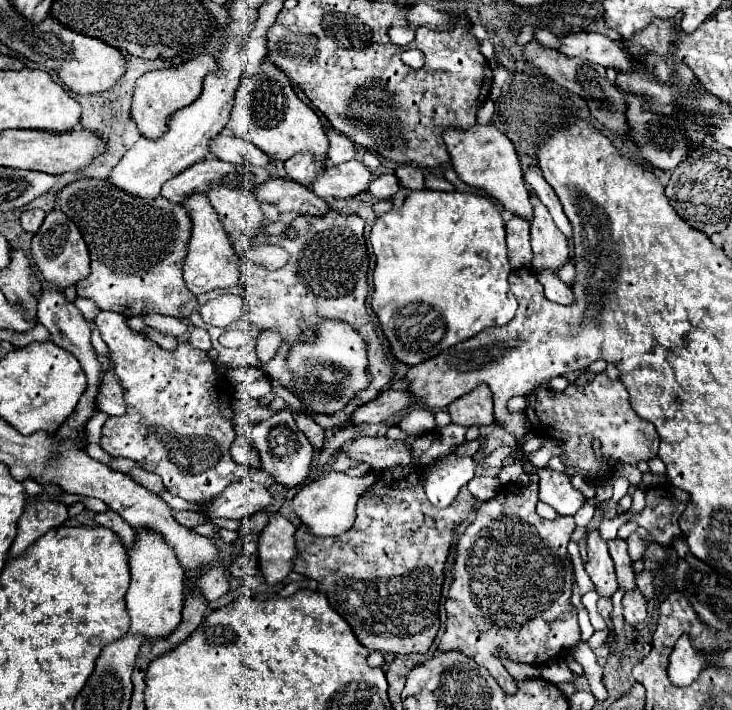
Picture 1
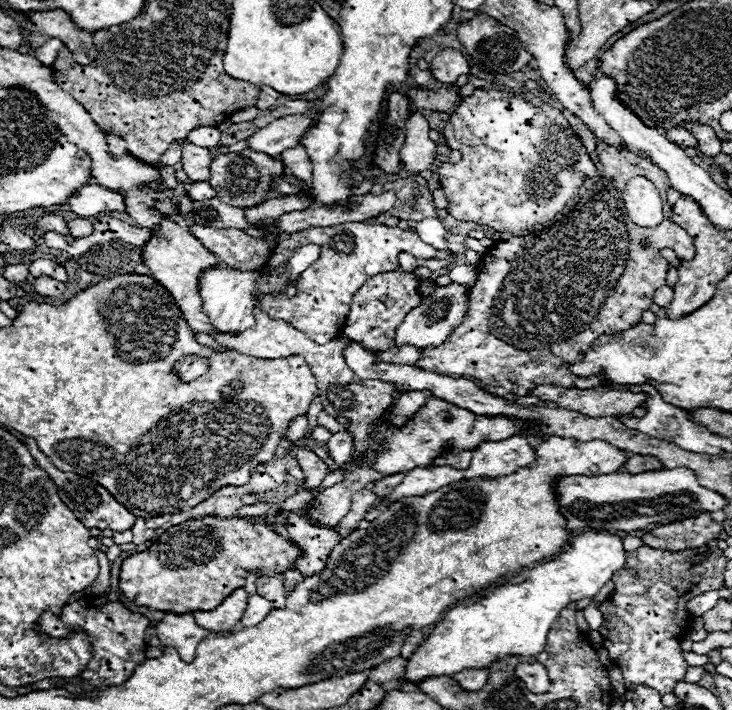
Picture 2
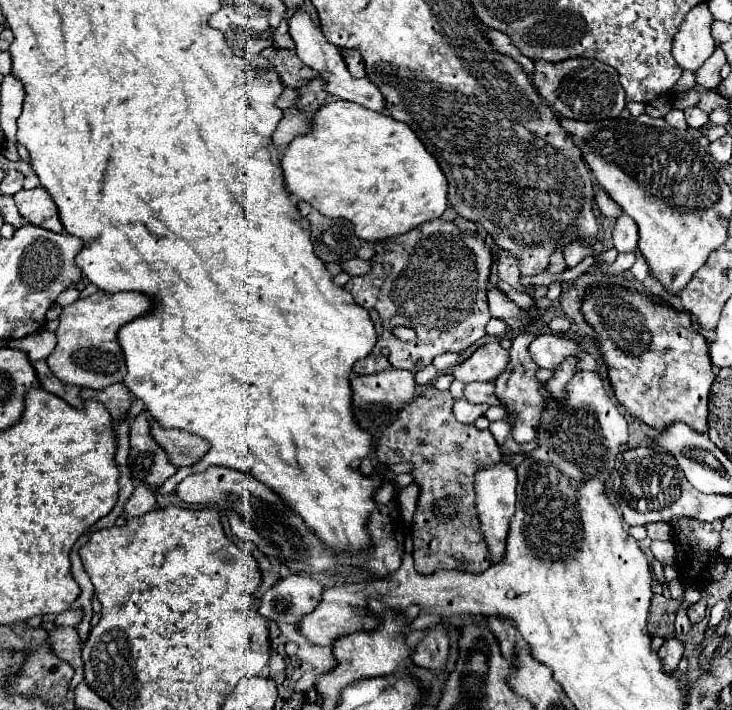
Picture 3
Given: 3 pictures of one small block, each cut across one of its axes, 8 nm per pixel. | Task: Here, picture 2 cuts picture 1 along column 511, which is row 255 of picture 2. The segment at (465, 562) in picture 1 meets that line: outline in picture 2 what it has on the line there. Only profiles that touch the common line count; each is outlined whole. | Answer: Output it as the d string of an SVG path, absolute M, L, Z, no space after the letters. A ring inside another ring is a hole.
M598 142L596 152L598 160L604 166L604 176L590 190L582 194L580 202L574 206L572 212L568 212L562 220L558 220L550 228L520 238L510 238L506 242L496 242L492 248L486 250L482 260L492 258L494 262L492 268L494 272L498 272L498 276L486 276L490 280L482 280L478 270L476 284L470 288L468 294L468 310L462 324L452 330L452 334L446 338L442 346L424 350L422 358L416 362L416 368L432 370L436 374L450 378L468 378L480 384L486 392L500 398L504 398L508 392L512 392L518 398L526 396L526 392L536 388L538 384L556 384L580 390L606 386L598 378L582 380L572 376L562 366L562 362L566 364L580 362L600 334L620 332L640 322L642 310L648 310L650 304L654 302L652 300L654 290L666 284L666 272L670 268L670 262L664 260L658 254L658 250L670 248L676 252L678 260L692 260L694 244L692 238L682 228L672 224L668 214L658 228L652 228L652 232L648 228L632 224L626 214L622 192L626 182L634 176L644 176L652 180L662 200L666 200L666 190L670 182L664 170L654 166L650 158L642 160L636 154L628 152L626 146L616 150ZM642 238L650 240L650 248L640 246Z

